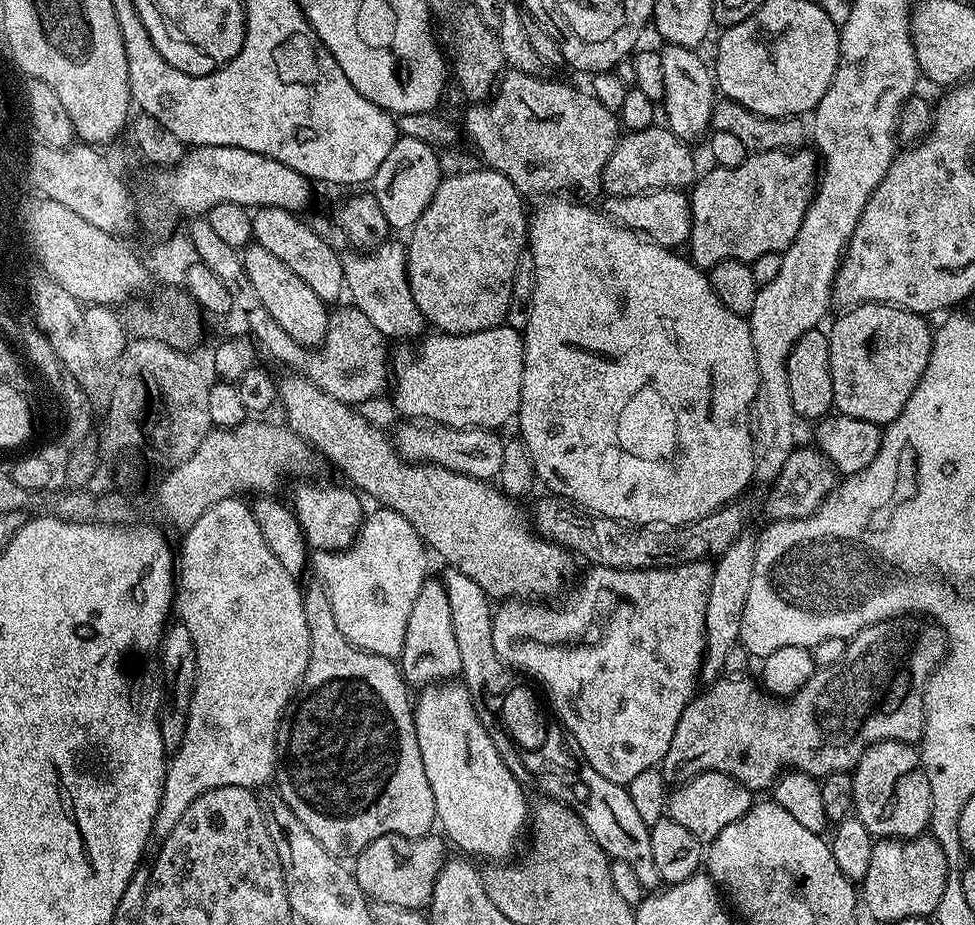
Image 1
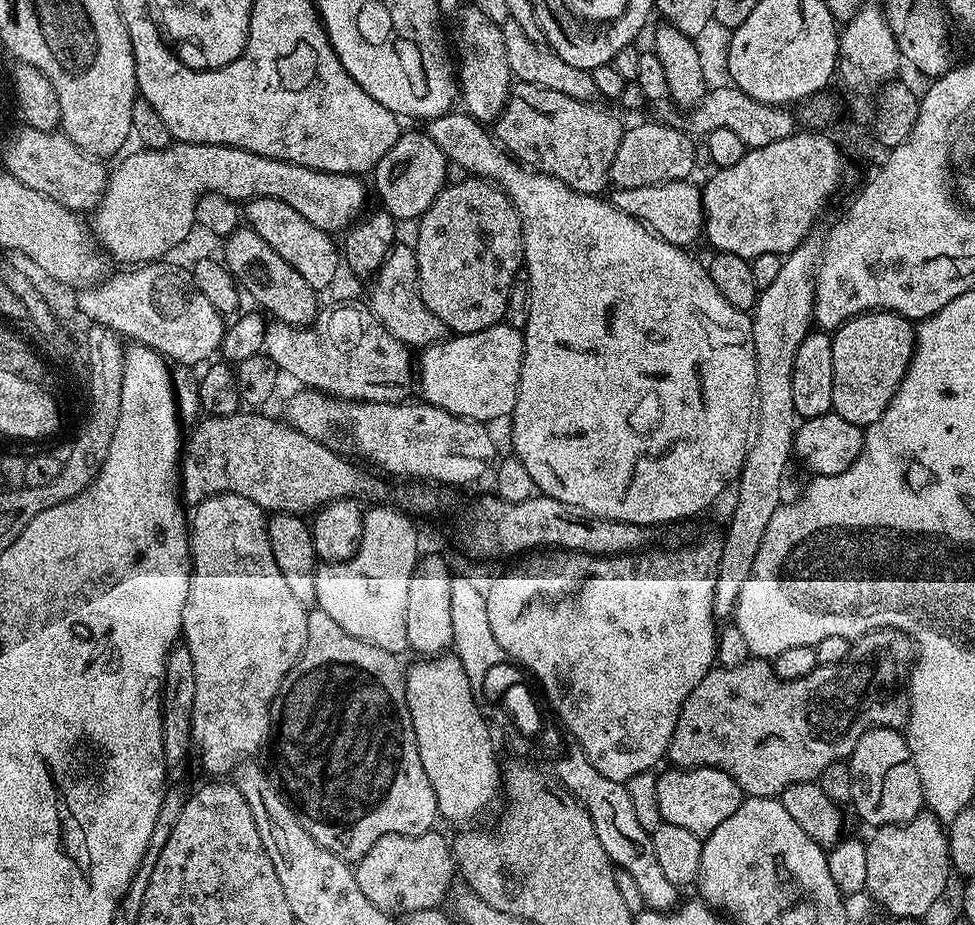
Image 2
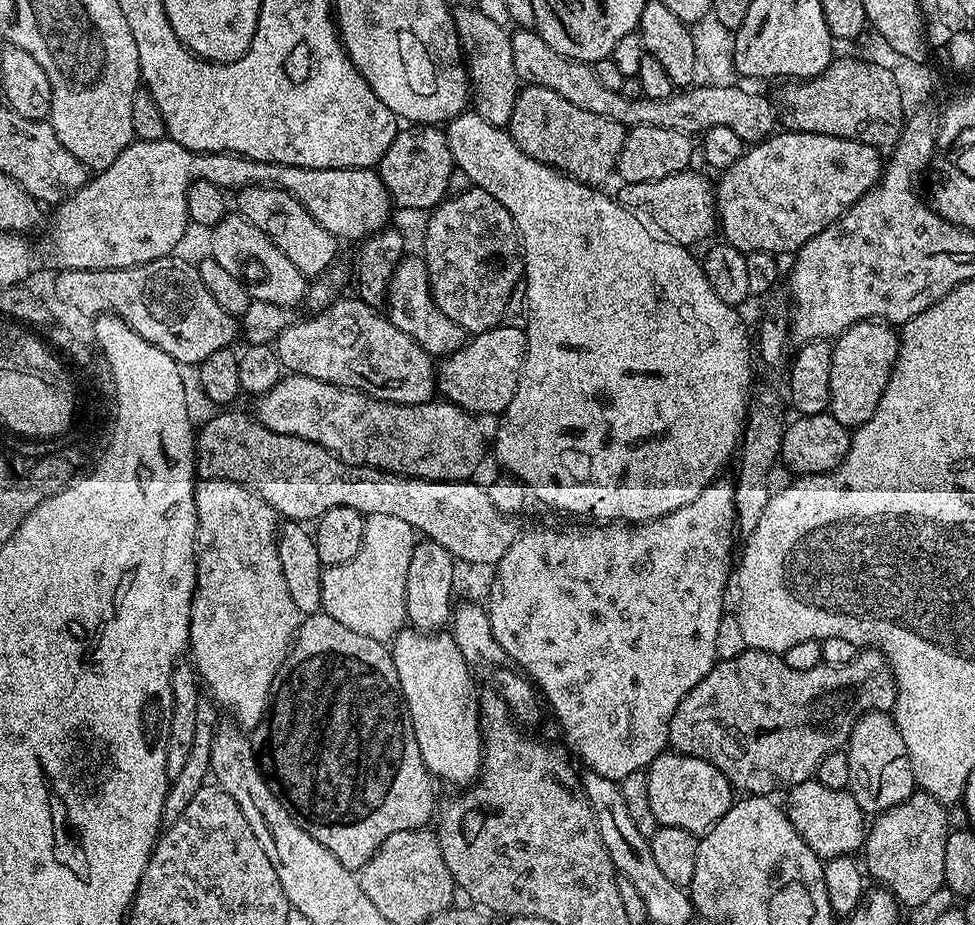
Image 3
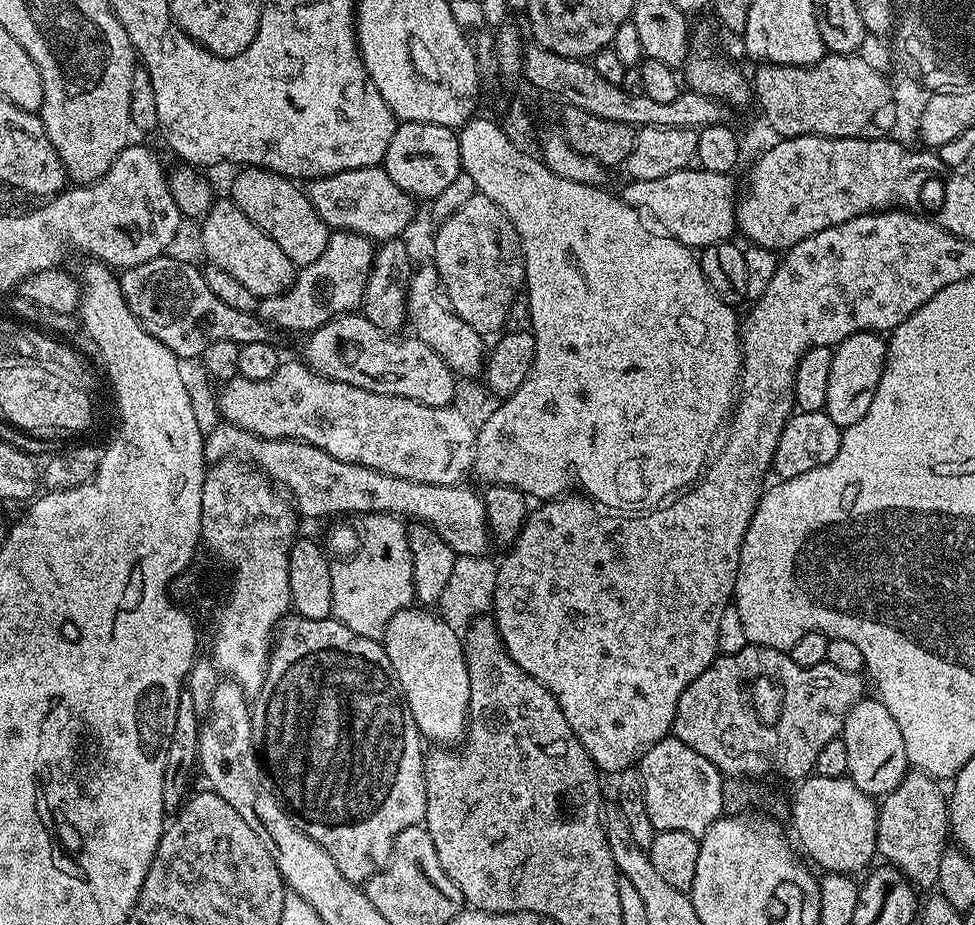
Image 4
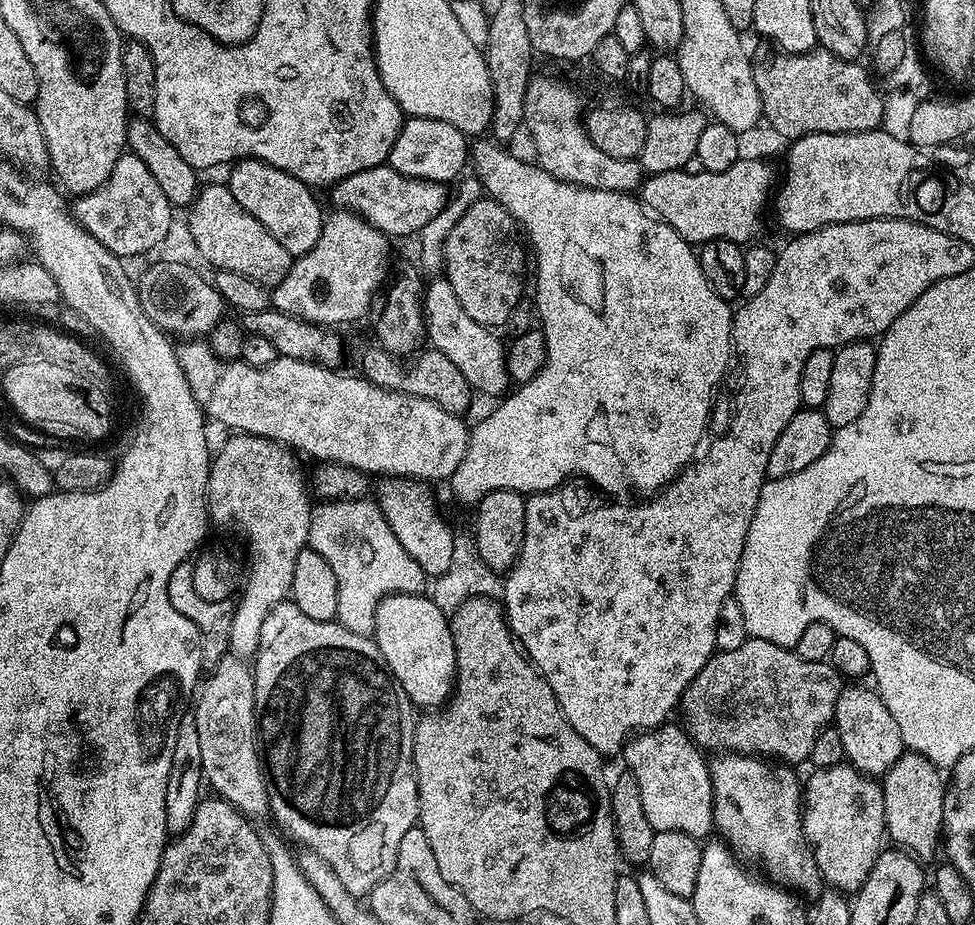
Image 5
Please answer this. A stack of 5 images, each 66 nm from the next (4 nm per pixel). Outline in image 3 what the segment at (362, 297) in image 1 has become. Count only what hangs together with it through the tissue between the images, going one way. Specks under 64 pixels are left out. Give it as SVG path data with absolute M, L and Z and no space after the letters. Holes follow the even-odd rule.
M405 254L398 262L394 270L394 278L388 287L388 298L386 301L386 315L402 334L410 334L422 350L426 350L433 358L443 358L452 352L457 352L466 342L466 333L454 318L446 318L442 310L432 300L432 291L428 289L428 271L423 255Z

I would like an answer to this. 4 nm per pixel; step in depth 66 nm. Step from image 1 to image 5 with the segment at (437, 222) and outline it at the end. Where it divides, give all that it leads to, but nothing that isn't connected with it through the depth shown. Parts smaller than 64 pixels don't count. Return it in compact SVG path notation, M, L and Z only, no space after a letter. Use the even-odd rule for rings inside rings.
M482 198L458 218L444 243L443 275L454 286L458 302L474 322L496 330L507 325L514 306L525 299L524 248L516 219L491 198Z

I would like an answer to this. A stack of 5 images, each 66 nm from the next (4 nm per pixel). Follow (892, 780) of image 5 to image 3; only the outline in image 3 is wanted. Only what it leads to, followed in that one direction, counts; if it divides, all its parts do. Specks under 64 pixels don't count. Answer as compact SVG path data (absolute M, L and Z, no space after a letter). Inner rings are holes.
M922 791L913 792L906 802L890 810L879 813L867 829L862 849L862 864L867 875L876 879L875 883L894 894L894 898L905 909L920 908L928 904L944 888L946 874L946 838L950 831L948 825L949 809L939 804L934 797Z

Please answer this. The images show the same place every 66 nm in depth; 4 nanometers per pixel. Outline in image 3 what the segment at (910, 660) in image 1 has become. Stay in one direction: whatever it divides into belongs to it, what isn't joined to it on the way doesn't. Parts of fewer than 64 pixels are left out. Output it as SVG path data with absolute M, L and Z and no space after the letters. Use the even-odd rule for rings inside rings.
M870 647L857 651L856 657L850 662L846 662L846 666L830 666L822 662L810 670L794 670L790 666L786 666L783 655L774 652L749 650L738 654L738 658L721 660L710 670L710 674L706 674L706 678L702 678L702 682L698 682L698 686L694 686L694 690L690 690L690 694L686 694L686 698L682 698L682 702L678 702L678 710L674 710L674 718L670 718L668 742L671 751L681 752L687 756L702 758L706 762L710 762L728 779L733 789L740 791L741 788L741 793L767 797L776 794L772 792L781 791L780 793L783 793L785 790L798 786L802 782L813 779L818 766L822 762L822 758L826 758L826 754L831 752L841 751L847 745L854 726L865 714L868 712L891 713L895 709L896 679L892 670L893 665L888 663L888 659L884 657L883 652Z

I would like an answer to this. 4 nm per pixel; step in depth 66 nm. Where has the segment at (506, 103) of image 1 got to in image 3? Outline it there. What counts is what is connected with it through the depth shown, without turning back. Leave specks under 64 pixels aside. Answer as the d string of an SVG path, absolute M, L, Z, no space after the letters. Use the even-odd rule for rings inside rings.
M533 84L521 87L506 130L530 158L558 168L582 184L593 186L603 185L603 180L613 175L626 135L625 125L614 122L614 118L590 114L590 110L566 102L562 94Z

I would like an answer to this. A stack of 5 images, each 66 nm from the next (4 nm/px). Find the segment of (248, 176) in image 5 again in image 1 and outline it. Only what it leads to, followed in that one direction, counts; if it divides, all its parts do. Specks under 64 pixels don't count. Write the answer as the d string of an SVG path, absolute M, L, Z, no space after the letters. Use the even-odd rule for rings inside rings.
M257 208L252 212L252 238L255 244L270 250L274 258L279 258L318 298L326 302L333 302L346 292L344 271L340 261L341 253L335 252L328 245L329 241L313 230L311 223L301 218L295 212L288 212L285 208Z

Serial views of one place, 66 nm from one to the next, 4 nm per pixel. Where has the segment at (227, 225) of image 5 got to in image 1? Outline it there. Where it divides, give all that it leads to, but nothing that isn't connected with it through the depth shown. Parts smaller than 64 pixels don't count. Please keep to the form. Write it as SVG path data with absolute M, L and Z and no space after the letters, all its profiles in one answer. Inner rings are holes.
M254 242L243 249L244 273L250 278L250 286L254 286L254 294L258 294L258 302L266 306L266 310L294 338L294 342L304 345L305 348L315 349L324 340L330 319L330 308L325 300L318 298L290 266L286 266L279 258L274 258L270 250L258 246Z

